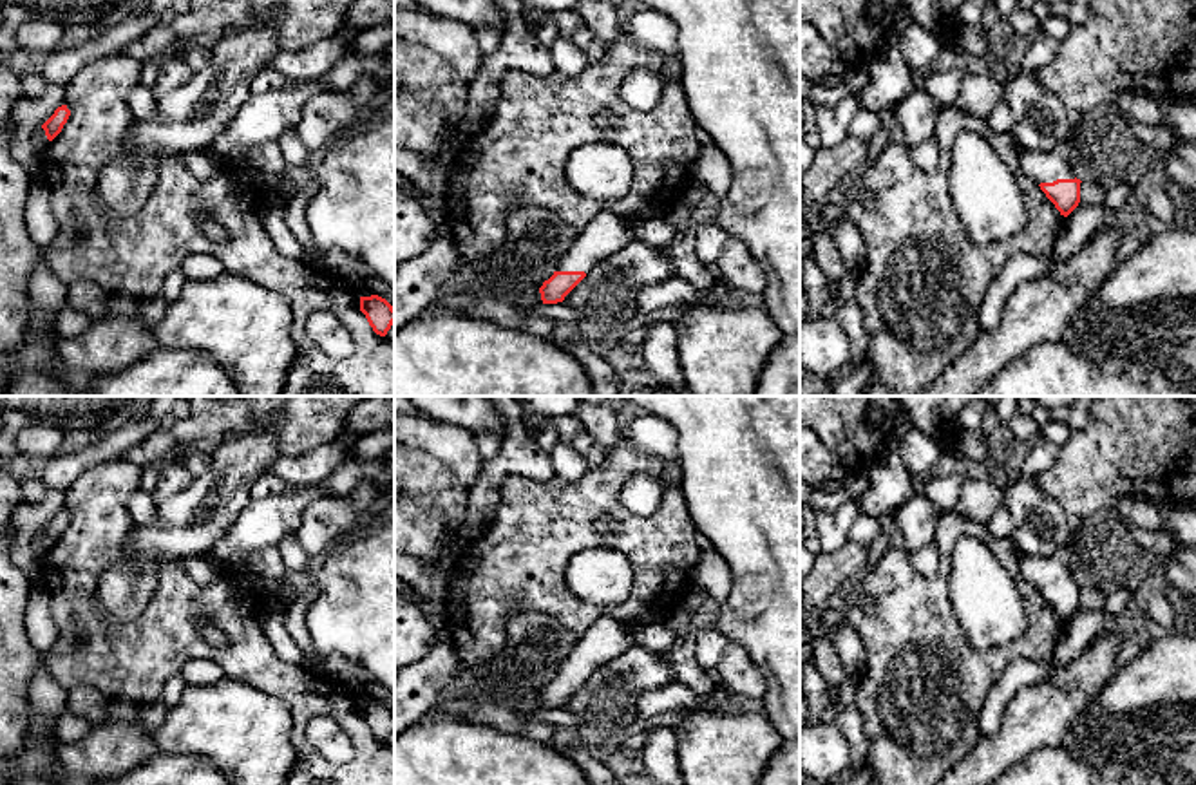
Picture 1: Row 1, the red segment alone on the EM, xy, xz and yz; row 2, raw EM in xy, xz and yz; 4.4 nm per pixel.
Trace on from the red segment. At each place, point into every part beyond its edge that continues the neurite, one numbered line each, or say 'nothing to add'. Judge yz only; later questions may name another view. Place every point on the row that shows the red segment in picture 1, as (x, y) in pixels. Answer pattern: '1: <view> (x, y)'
1: yz (1044, 167)

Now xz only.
1: xz (607, 234)

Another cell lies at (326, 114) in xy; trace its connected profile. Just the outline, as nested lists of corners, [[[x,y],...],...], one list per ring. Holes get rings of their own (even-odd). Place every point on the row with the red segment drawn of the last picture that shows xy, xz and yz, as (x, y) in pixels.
[[[326,90],[309,98],[302,109],[297,136],[311,154],[318,154],[342,130],[362,119],[349,90]]]

